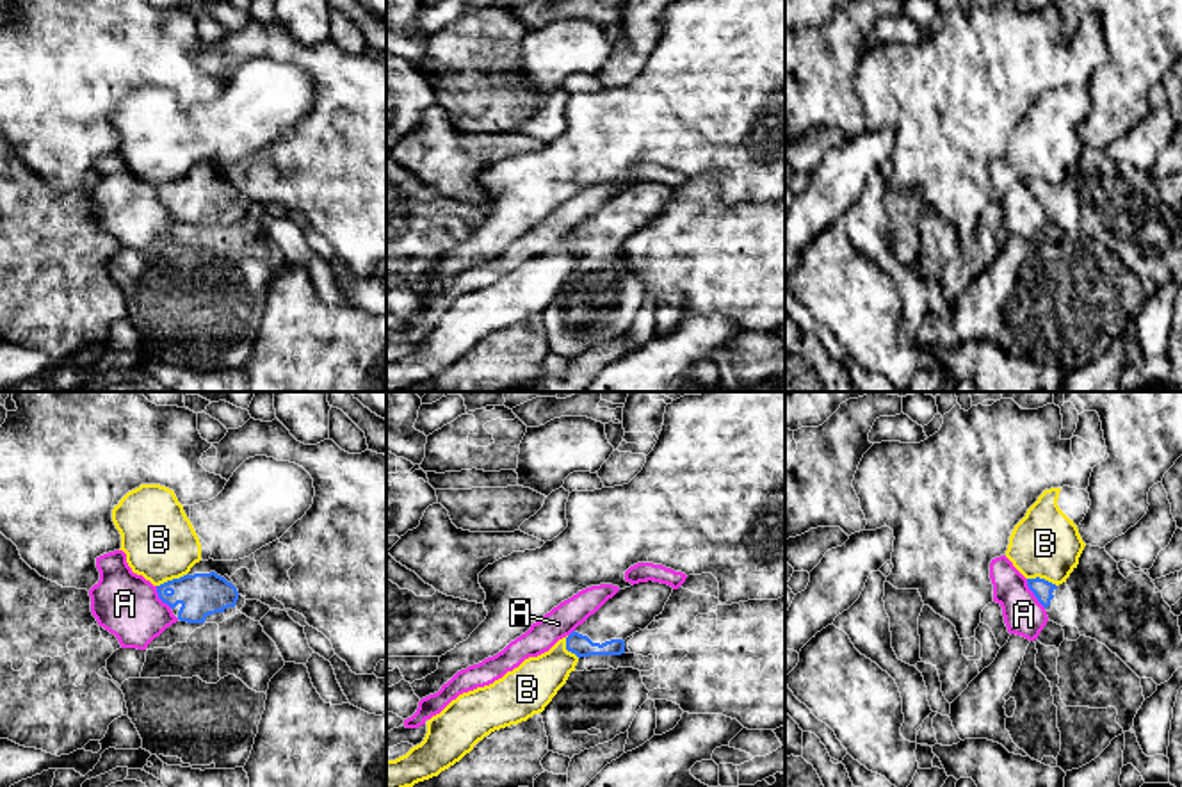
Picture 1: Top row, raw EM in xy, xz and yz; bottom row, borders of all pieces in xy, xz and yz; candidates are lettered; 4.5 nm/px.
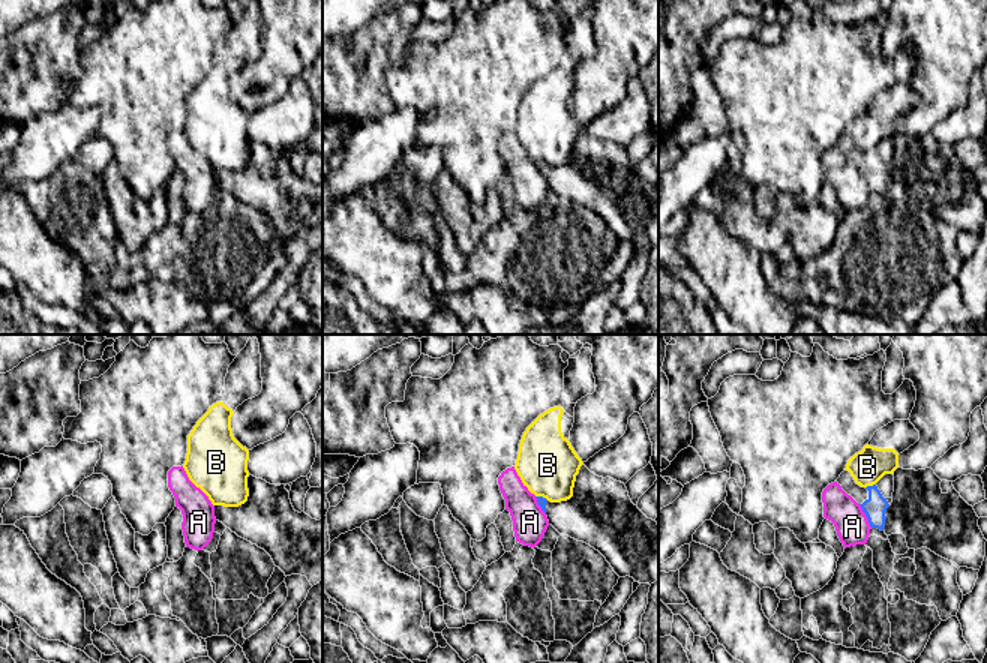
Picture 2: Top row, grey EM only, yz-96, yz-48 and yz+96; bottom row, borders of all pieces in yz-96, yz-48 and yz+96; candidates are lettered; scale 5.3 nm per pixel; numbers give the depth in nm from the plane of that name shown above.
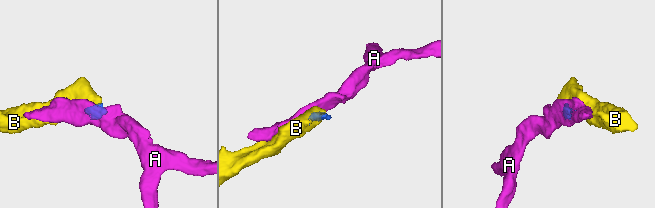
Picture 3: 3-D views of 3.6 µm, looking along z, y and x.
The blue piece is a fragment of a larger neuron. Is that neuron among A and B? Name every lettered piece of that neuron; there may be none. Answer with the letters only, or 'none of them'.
none of them

